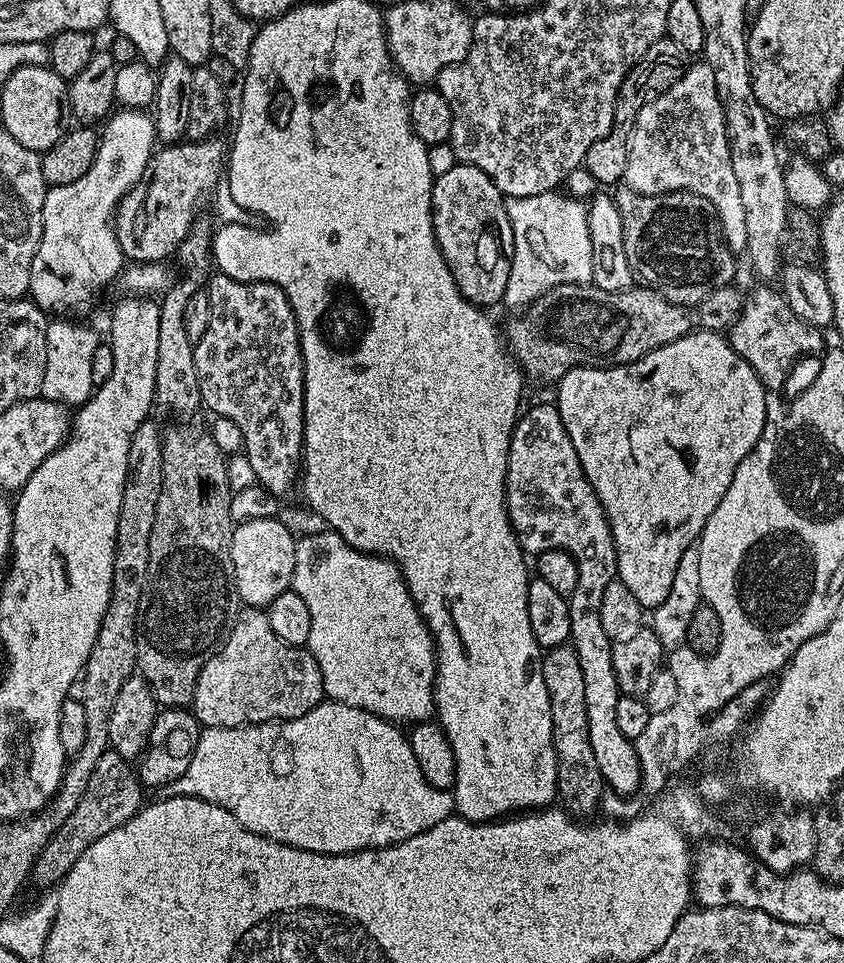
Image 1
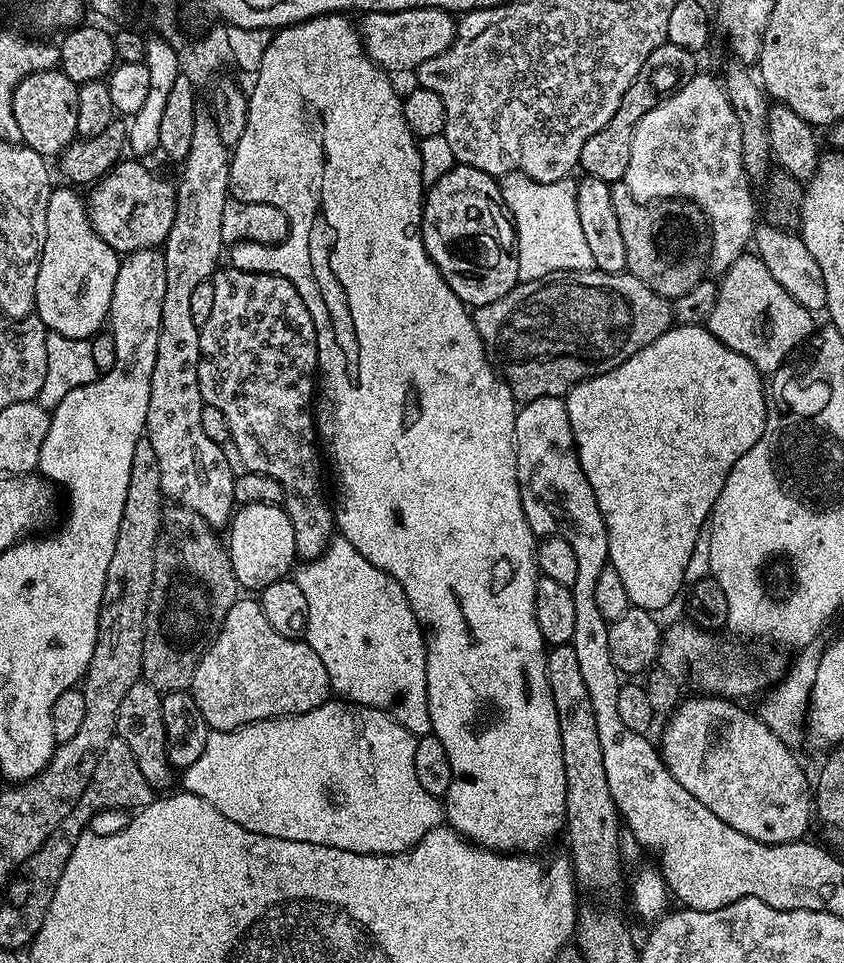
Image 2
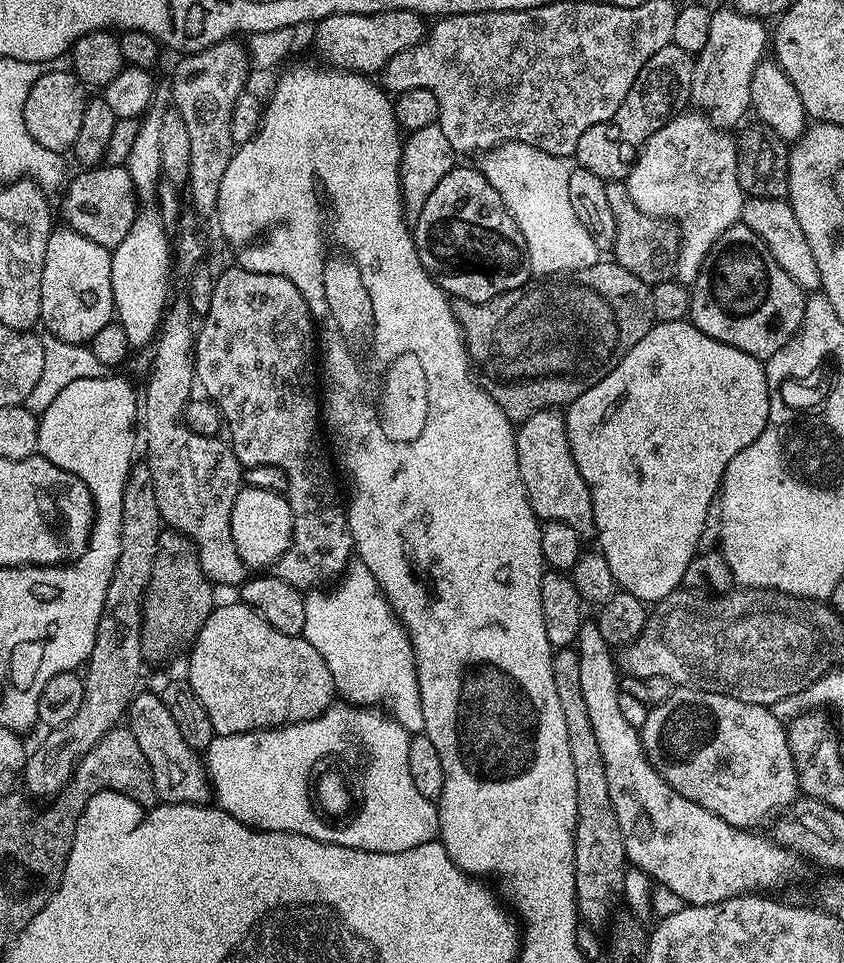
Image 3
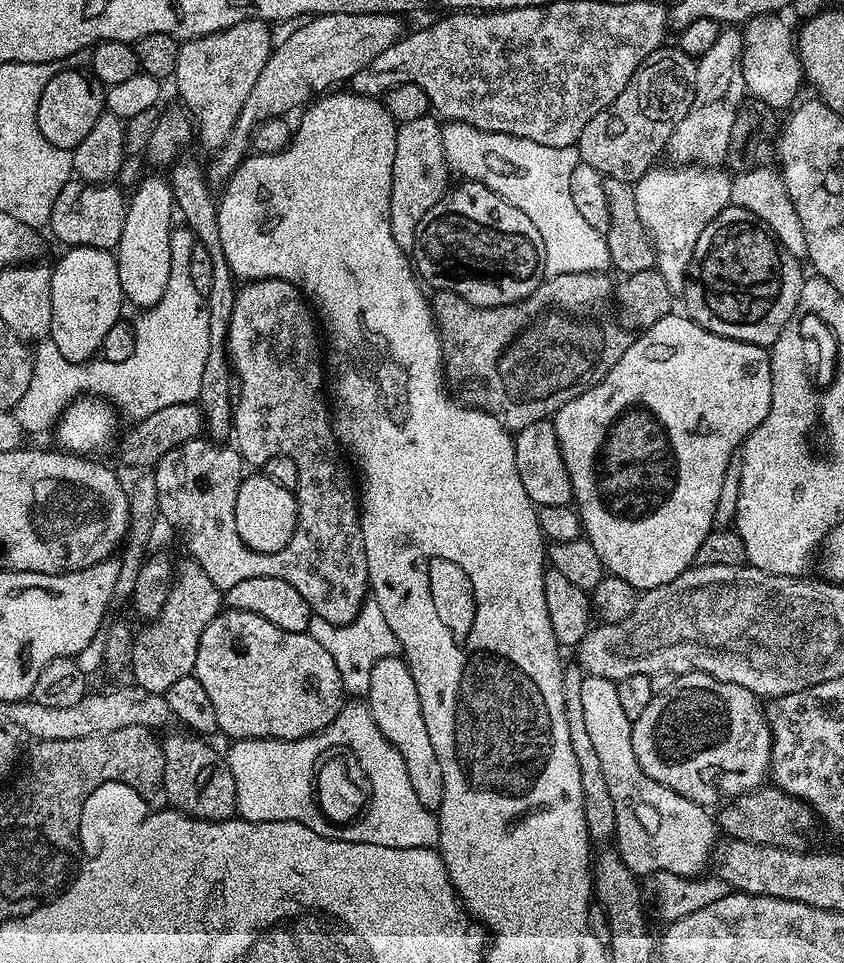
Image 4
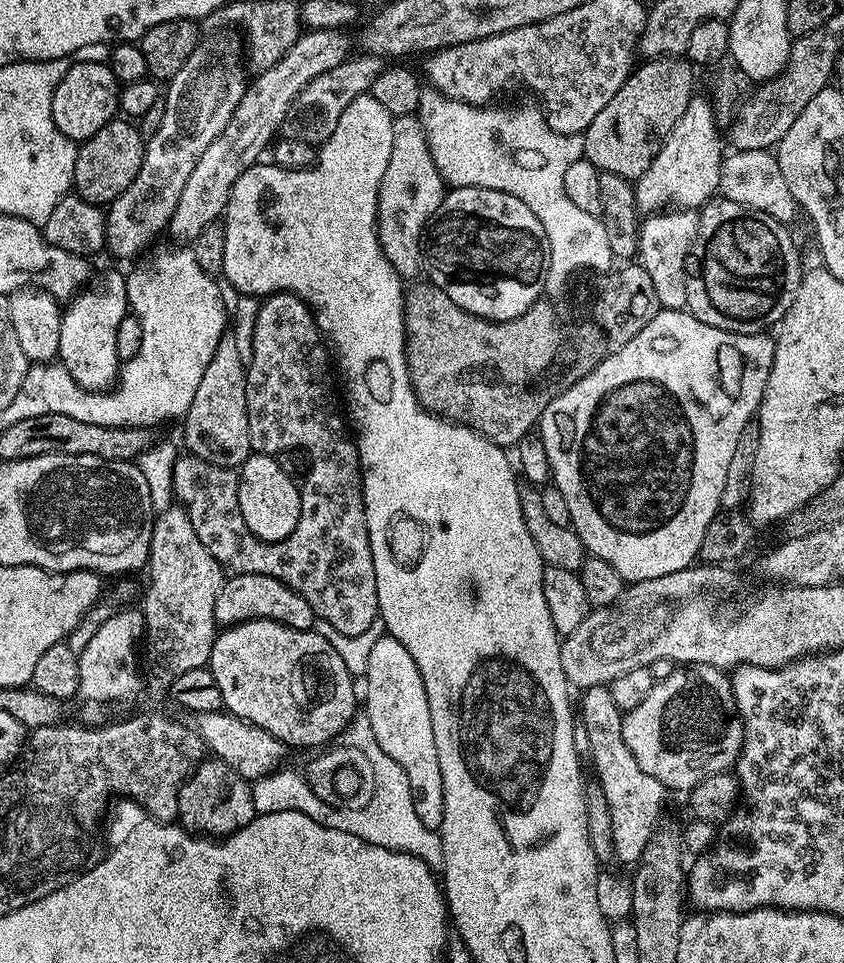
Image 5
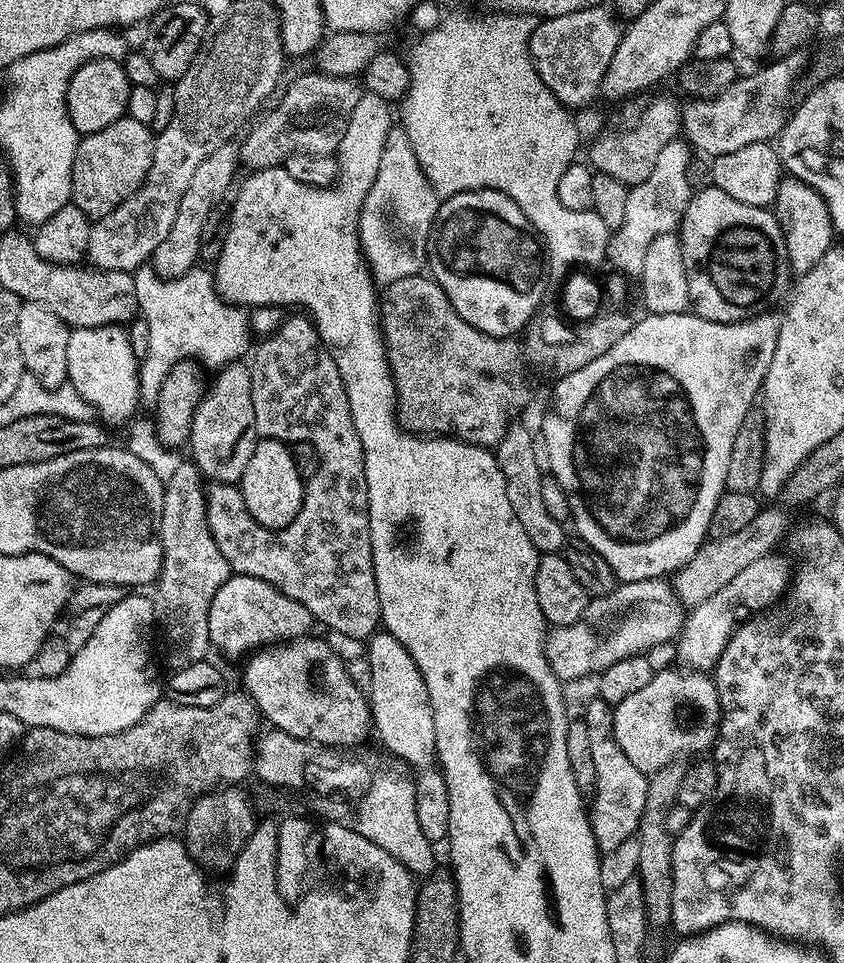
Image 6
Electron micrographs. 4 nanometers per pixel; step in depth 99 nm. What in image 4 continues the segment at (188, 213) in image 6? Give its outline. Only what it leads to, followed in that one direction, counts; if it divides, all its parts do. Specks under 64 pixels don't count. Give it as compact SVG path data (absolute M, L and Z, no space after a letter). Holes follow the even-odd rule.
M326 12L323 16L305 19L299 31L273 47L266 66L262 66L262 74L258 74L258 82L254 82L254 90L250 90L250 98L246 98L238 114L230 138L211 157L212 165L206 168L207 179L212 182L229 180L249 155L250 141L265 120L283 117L291 108L303 109L313 98L343 85L340 84L343 80L350 82L358 70L368 68L382 50L394 46L394 42L405 35L406 28L400 20L403 19L391 12Z

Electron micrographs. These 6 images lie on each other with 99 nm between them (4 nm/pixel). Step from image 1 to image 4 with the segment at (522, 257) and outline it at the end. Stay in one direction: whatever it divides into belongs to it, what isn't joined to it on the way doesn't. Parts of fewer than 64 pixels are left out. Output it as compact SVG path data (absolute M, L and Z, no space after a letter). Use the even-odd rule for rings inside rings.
M457 120L445 123L441 130L442 144L445 146L445 158L449 169L456 172L468 182L485 184L490 190L494 190L510 206L518 206L534 227L538 234L542 234L542 246L544 247L544 269L553 276L564 274L582 274L583 272L609 271L612 259L610 250L605 243L605 233L594 230L594 226L588 225L578 214L574 207L574 198L570 194L570 172L574 166L581 164L580 149L573 146L570 148L555 148L554 146L542 146L538 142L530 142L530 138L518 138L507 136L501 132L487 132L478 130L469 124L463 124Z

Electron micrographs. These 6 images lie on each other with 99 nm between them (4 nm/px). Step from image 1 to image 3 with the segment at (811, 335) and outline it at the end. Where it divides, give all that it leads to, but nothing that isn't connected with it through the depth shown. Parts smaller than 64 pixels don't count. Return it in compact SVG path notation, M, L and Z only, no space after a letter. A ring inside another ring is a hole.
M743 222L730 226L714 242L690 291L692 325L702 330L702 334L734 346L761 362L790 343L804 320L805 293L774 262L762 238Z

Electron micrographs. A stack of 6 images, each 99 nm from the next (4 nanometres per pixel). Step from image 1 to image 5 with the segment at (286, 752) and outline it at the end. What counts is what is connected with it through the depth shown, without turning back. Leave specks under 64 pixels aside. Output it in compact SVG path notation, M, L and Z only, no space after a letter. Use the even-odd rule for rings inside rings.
M362 710L357 711L356 716L346 726L346 730L340 733L338 740L341 745L363 751L368 756L366 760L369 762L370 770L370 795L367 797L369 800L365 802L364 808L352 808L349 812L343 812L340 808L331 808L334 806L316 794L309 783L308 776L303 771L295 772L292 768L280 768L277 772L276 769L269 771L268 775L252 784L252 797L257 813L298 810L302 814L306 814L306 818L314 818L314 822L318 822L322 826L330 826L334 830L346 830L346 834L359 836L374 846L382 846L386 850L410 854L414 858L426 862L426 866L430 866L433 873L443 873L444 855L442 854L440 833L435 828L422 826L422 821L418 819L418 814L414 810L414 798L410 798L410 778L406 778L402 766L398 766L398 762L394 762L394 758L390 758L390 754L386 754L386 750L382 750L382 746L378 746L378 738L374 738L374 730L370 726L368 715Z

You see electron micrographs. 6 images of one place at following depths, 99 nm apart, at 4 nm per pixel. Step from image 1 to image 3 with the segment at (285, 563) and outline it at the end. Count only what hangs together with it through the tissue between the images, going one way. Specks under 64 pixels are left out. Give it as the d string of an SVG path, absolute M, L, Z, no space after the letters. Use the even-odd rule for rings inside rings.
M241 487L238 498L234 498L234 510L230 510L230 534L234 534L234 546L237 547L238 557L248 570L271 569L286 554L292 543L292 507L288 504L287 495L274 490Z

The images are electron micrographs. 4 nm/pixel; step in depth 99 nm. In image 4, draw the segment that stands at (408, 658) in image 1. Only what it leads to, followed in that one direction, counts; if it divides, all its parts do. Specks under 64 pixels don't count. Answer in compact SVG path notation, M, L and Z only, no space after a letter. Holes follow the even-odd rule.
M371 598L364 600L360 613L346 625L332 625L313 615L308 632L318 642L322 642L322 646L326 646L330 658L334 658L334 666L338 666L345 693L352 698L360 698L367 693L370 670L374 670L374 662L400 652L400 643L396 641L394 630L390 630L378 602Z

